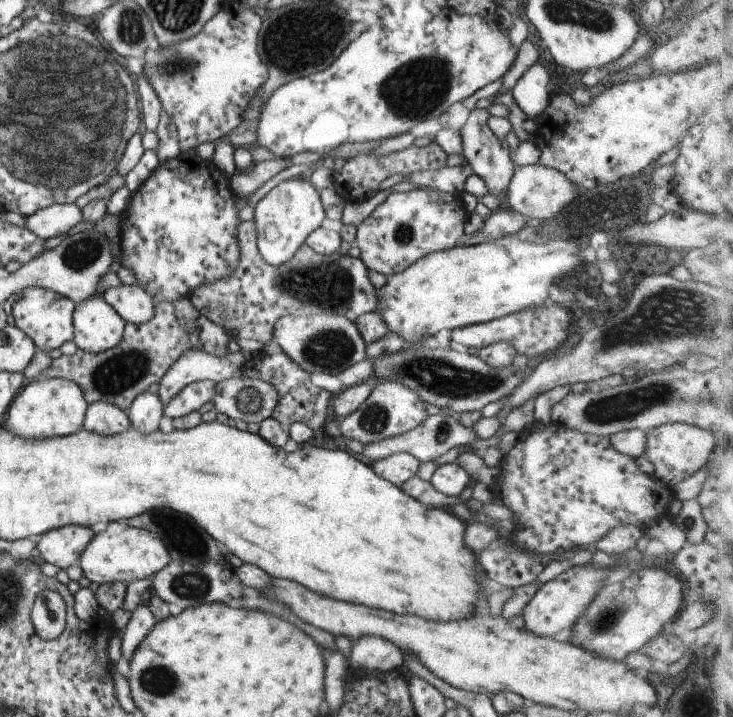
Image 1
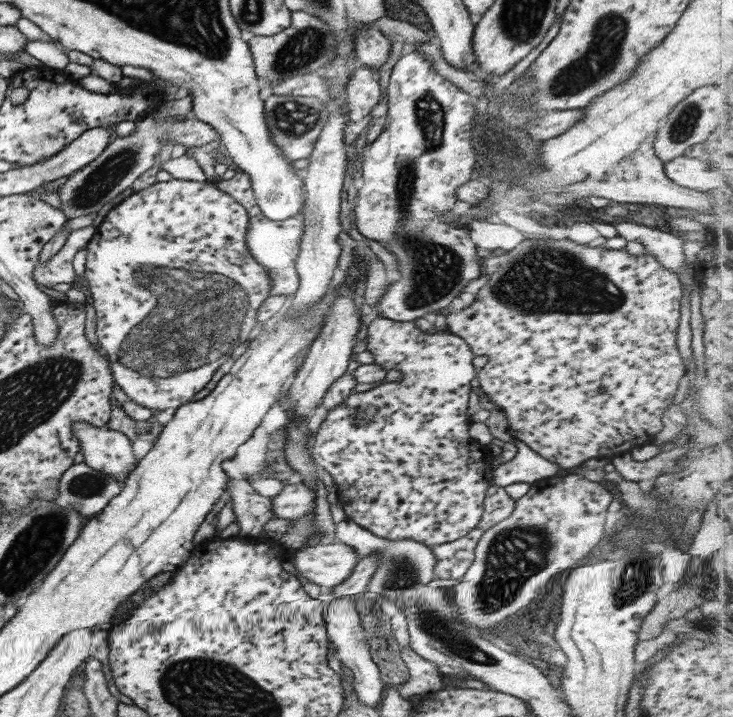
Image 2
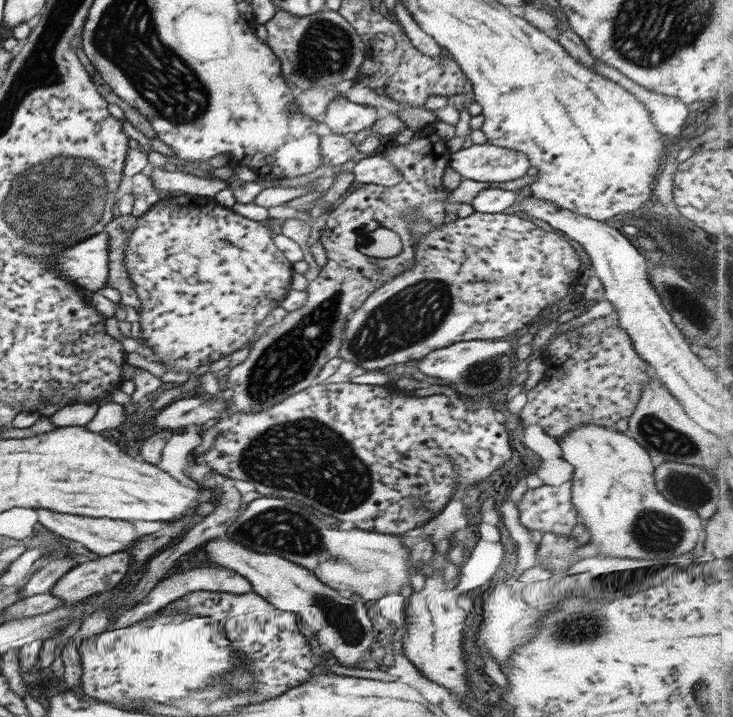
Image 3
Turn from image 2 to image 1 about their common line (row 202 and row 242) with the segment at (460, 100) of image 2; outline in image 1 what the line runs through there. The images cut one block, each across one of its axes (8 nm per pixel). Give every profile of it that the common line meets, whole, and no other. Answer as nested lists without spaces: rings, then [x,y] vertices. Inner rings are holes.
[[[414,189],[407,192],[388,194],[381,204],[378,204],[367,218],[364,218],[356,226],[355,240],[360,250],[361,262],[367,269],[373,269],[377,273],[389,276],[399,271],[404,271],[413,261],[420,259],[427,253],[442,251],[454,246],[455,240],[463,234],[463,223],[467,220],[467,212],[463,191],[443,193],[439,191],[425,192]]]

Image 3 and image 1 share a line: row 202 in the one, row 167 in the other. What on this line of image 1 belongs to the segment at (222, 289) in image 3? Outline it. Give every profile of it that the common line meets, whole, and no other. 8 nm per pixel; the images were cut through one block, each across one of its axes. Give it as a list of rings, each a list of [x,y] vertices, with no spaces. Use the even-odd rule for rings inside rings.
[[[179,152],[177,157],[158,163],[153,172],[140,184],[140,187],[130,194],[130,200],[127,202],[124,211],[120,214],[120,265],[131,271],[135,279],[135,286],[150,295],[155,303],[160,303],[161,301],[170,303],[177,299],[188,297],[197,287],[215,283],[221,279],[227,279],[234,271],[236,264],[240,260],[237,227],[241,221],[237,217],[238,211],[235,209],[237,198],[232,193],[228,180],[229,177],[226,177],[219,171],[210,160],[202,159],[195,153],[188,156],[183,152]]]

